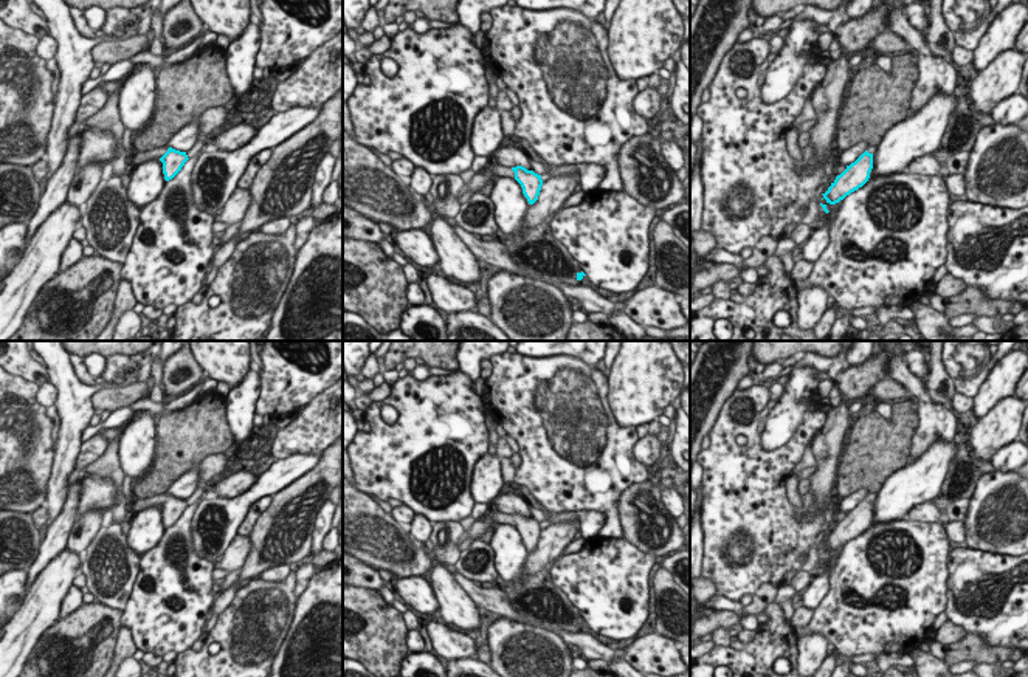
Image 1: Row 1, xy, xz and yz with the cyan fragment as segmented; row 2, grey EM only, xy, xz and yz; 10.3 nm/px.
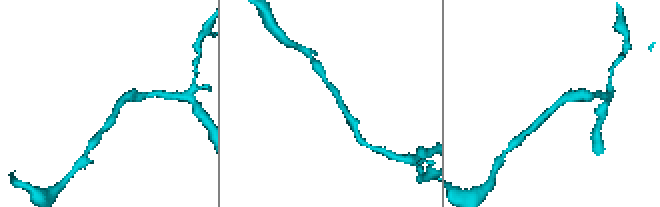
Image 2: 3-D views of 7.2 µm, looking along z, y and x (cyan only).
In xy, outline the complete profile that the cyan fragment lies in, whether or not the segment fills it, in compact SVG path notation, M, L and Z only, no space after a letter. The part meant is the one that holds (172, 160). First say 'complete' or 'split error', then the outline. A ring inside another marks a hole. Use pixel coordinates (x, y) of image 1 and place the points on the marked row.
split error; M160 147L149 152L135 152L130 158L130 169L149 160L160 160L163 163L164 180L169 181L181 170L189 158L186 152L172 147Z

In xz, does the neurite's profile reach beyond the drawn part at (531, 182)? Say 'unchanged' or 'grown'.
grown

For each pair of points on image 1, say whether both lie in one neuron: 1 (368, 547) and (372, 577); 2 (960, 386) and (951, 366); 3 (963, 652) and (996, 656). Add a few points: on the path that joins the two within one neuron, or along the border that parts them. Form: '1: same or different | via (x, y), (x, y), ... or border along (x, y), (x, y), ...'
1: different | border along (358, 558), (374, 567)
2: different | border along (990, 361), (976, 374), (954, 380)
3: same | via (971, 652), (988, 656)

